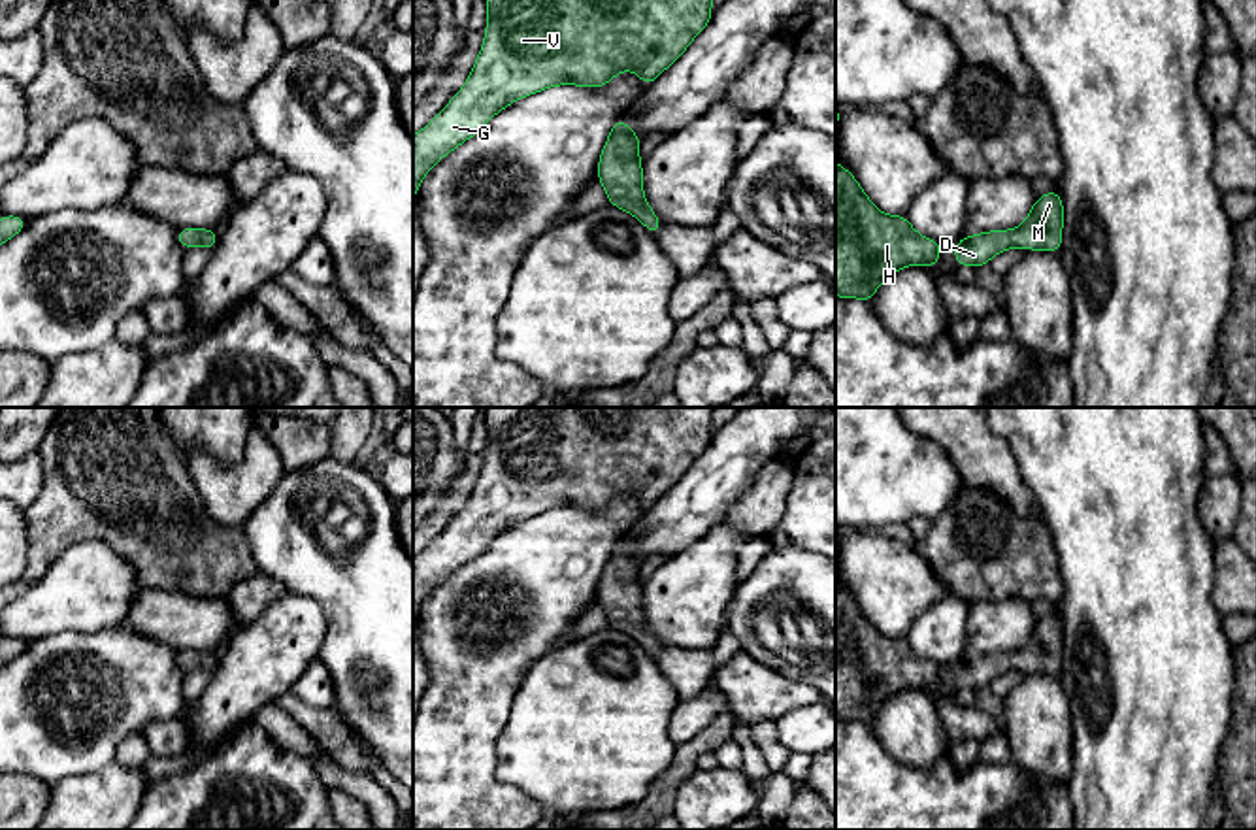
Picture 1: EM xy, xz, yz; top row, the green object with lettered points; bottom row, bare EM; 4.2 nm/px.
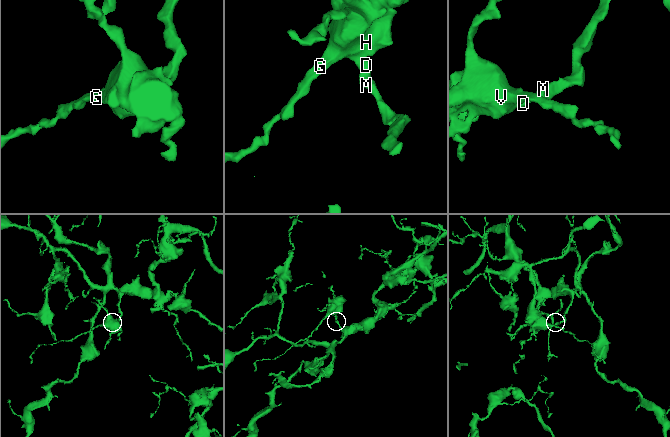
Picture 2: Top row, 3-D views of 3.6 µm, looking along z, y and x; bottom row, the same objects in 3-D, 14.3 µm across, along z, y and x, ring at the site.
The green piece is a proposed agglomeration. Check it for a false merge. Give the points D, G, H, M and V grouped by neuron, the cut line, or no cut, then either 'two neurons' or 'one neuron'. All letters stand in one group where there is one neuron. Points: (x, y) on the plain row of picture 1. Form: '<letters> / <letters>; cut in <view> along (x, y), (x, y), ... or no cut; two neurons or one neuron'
D G H M V; no cut; one neuron

